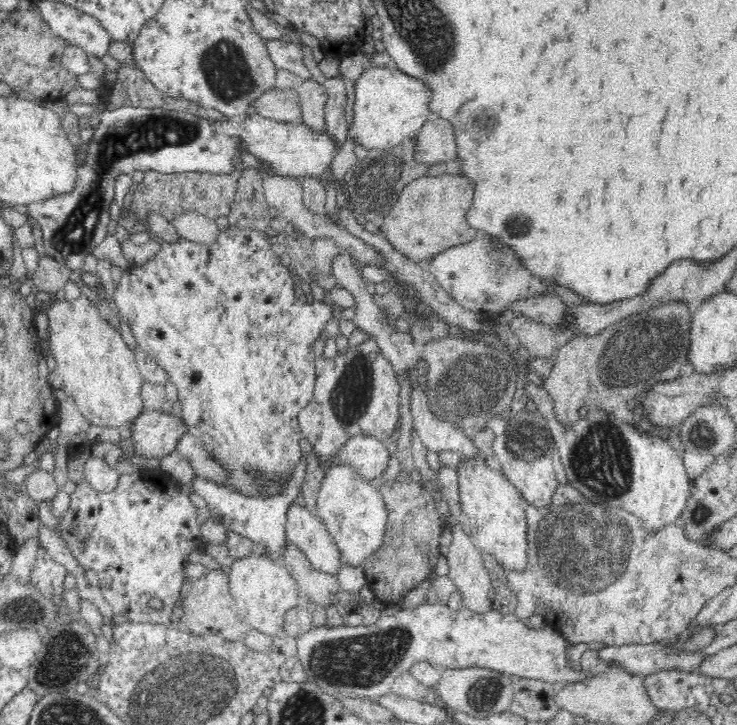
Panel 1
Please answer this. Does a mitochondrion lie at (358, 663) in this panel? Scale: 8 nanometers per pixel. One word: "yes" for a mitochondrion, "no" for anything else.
yes

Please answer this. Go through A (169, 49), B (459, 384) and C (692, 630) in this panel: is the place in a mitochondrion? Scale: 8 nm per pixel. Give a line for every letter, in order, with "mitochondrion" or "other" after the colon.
A: other
B: mitochondrion
C: other

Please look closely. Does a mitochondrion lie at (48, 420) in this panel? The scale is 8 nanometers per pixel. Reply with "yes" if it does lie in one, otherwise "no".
no

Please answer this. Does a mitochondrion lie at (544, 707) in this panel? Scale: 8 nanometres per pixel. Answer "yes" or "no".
no

